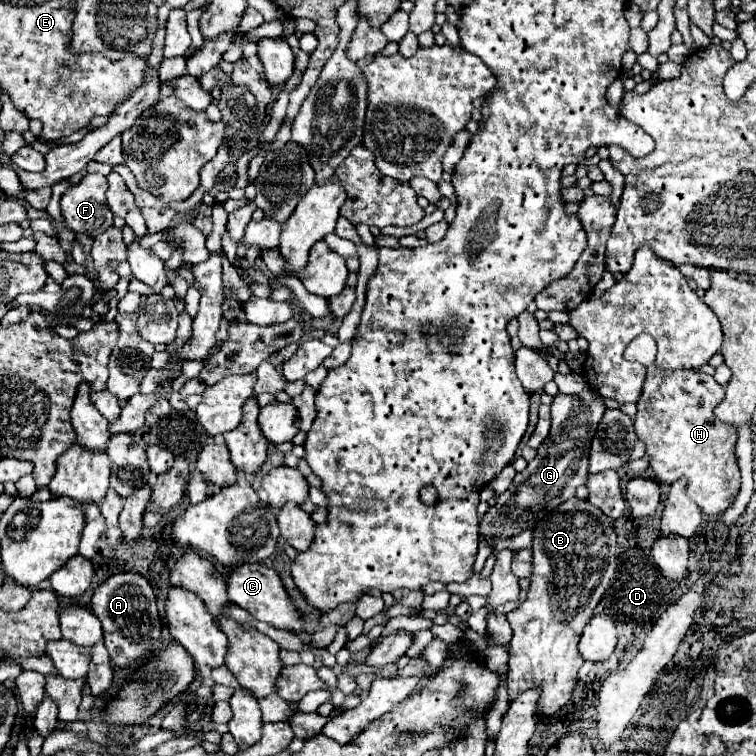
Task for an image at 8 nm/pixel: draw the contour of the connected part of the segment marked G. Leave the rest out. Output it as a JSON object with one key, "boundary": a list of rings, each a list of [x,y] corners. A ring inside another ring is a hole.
{"boundary":[[[557,394],[551,404],[551,432],[549,438],[539,446],[537,458],[527,464],[527,468],[515,476],[511,488],[497,498],[497,504],[479,522],[479,534],[483,540],[491,542],[493,556],[497,550],[519,552],[529,548],[533,542],[533,530],[537,520],[547,512],[575,496],[575,488],[585,484],[589,468],[589,442],[597,430],[597,424],[605,412],[601,398],[583,402],[577,396]]]}

